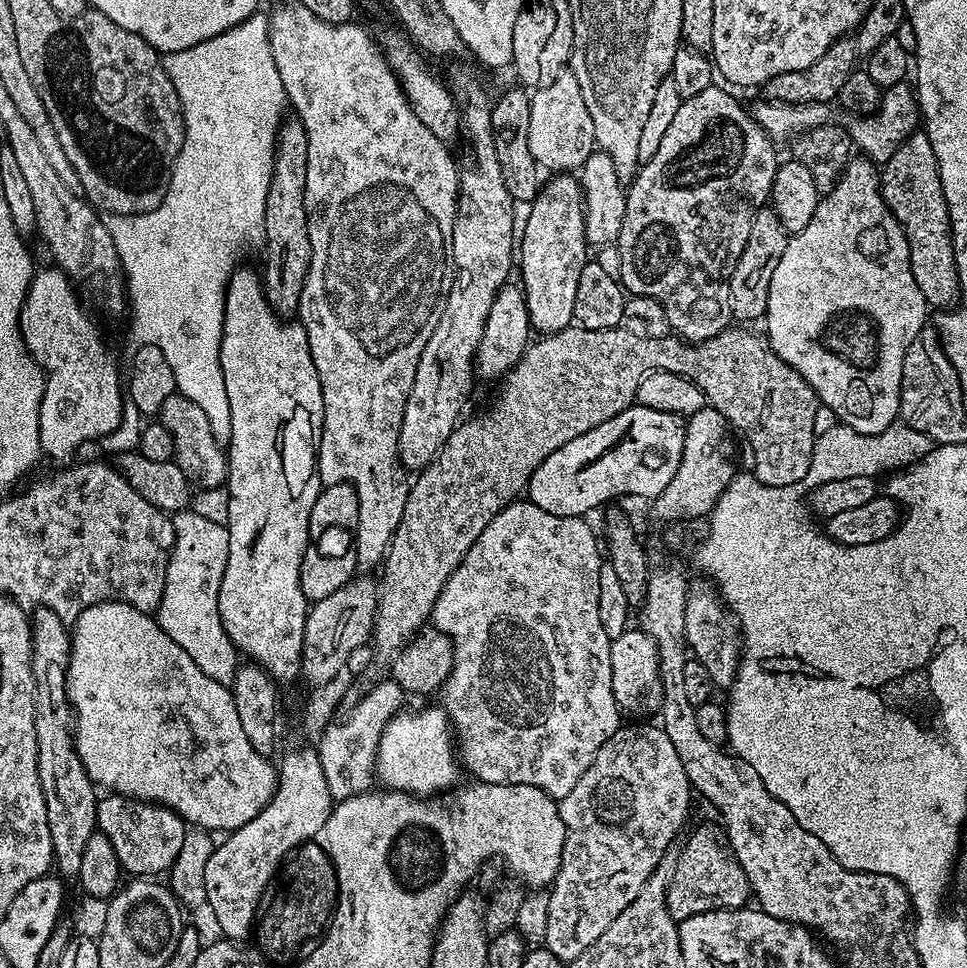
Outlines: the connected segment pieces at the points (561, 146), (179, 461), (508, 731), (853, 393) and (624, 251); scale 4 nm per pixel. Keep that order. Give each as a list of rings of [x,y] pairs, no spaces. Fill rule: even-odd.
[[[570,70],[561,72],[550,86],[542,86],[531,93],[532,105],[530,106],[530,154],[534,154],[537,165],[552,174],[575,173],[590,158],[592,152],[597,151],[594,138],[594,122],[590,119],[590,110],[586,110],[586,101],[582,99],[582,86],[578,86],[578,78]]]
[[[173,394],[162,402],[158,413],[158,423],[170,430],[170,438],[174,438],[174,459],[177,466],[186,474],[186,478],[197,489],[219,488],[228,478],[228,457],[222,444],[216,440],[210,430],[209,419],[190,398]]]
[[[517,498],[508,504],[498,514],[494,514],[494,518],[490,518],[490,522],[486,526],[486,530],[482,530],[482,534],[478,534],[478,538],[474,542],[474,546],[470,546],[470,550],[466,550],[466,558],[462,558],[462,562],[450,574],[450,578],[446,582],[446,586],[442,586],[442,592],[438,594],[438,600],[434,602],[434,610],[432,611],[431,627],[438,629],[442,634],[446,634],[452,643],[454,650],[454,662],[443,687],[438,693],[439,703],[442,705],[444,712],[448,716],[448,723],[454,729],[454,744],[458,749],[458,760],[464,768],[469,772],[469,777],[475,778],[481,784],[521,784],[522,786],[534,786],[538,790],[542,790],[546,794],[550,794],[552,799],[559,802],[566,798],[566,794],[570,794],[570,790],[574,790],[574,786],[578,786],[578,778],[582,778],[582,774],[586,774],[586,770],[590,766],[590,762],[594,762],[594,754],[598,754],[600,747],[606,743],[614,733],[622,727],[622,711],[616,704],[614,698],[614,689],[611,686],[611,638],[606,634],[606,630],[602,630],[602,618],[598,618],[598,574],[600,573],[600,565],[602,563],[602,544],[592,533],[592,528],[588,525],[589,521],[582,516],[555,516],[546,510],[542,510],[542,506],[534,506],[532,501],[527,498]]]
[[[867,158],[849,159],[844,167],[840,181],[830,191],[821,195],[818,206],[814,210],[814,218],[810,218],[806,230],[789,235],[786,250],[782,250],[782,258],[778,258],[778,266],[774,270],[774,278],[770,278],[770,298],[768,299],[768,332],[766,339],[772,348],[787,364],[816,392],[816,399],[837,416],[837,421],[846,427],[852,427],[860,434],[876,436],[898,420],[900,415],[900,387],[902,386],[902,366],[906,362],[906,354],[910,350],[910,342],[918,338],[918,334],[926,326],[930,309],[926,298],[922,298],[922,290],[918,290],[918,282],[914,282],[914,270],[910,270],[910,250],[906,242],[906,234],[894,214],[884,204],[880,193],[880,177],[878,168]]]
[[[713,86],[702,90],[702,94],[694,94],[694,98],[681,100],[678,111],[674,113],[674,119],[662,137],[658,146],[658,154],[654,158],[641,163],[636,176],[627,185],[626,191],[626,218],[622,218],[622,234],[618,241],[620,257],[622,258],[622,274],[620,283],[625,293],[633,296],[645,296],[654,298],[666,310],[669,329],[685,342],[699,342],[709,340],[717,336],[733,323],[732,311],[730,310],[730,278],[734,274],[734,266],[738,266],[738,258],[742,258],[742,250],[746,250],[746,238],[750,238],[750,226],[754,222],[754,214],[769,203],[772,194],[774,174],[778,167],[776,160],[777,145],[758,126],[758,122],[752,117],[747,107],[743,108],[730,93],[727,87]]]

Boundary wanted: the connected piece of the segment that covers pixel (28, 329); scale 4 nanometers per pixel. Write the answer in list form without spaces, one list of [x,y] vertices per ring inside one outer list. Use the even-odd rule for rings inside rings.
[[[55,266],[44,268],[33,275],[26,298],[22,302],[22,310],[20,311],[20,337],[24,339],[24,345],[30,355],[36,360],[36,365],[44,371],[44,393],[42,394],[42,402],[40,403],[40,417],[38,418],[38,430],[40,431],[40,451],[45,457],[53,456],[56,460],[64,460],[67,456],[72,456],[79,450],[83,444],[88,444],[91,440],[96,440],[99,436],[108,436],[120,424],[120,419],[124,416],[124,404],[126,408],[126,392],[122,387],[122,368],[116,365],[116,356],[108,349],[108,344],[104,341],[104,336],[100,333],[100,328],[94,321],[88,317],[86,309],[80,305],[80,300],[76,297],[77,289],[74,287],[73,281]]]

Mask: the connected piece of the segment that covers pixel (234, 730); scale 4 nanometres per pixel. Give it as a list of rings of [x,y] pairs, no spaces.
[[[107,600],[82,610],[76,623],[71,625],[70,639],[72,653],[68,663],[68,703],[74,713],[76,753],[78,758],[82,758],[82,766],[93,784],[112,794],[133,796],[135,800],[149,800],[151,804],[160,804],[177,812],[189,825],[212,834],[235,832],[236,829],[246,826],[246,822],[250,822],[270,803],[276,792],[277,769],[271,764],[273,761],[269,757],[258,754],[258,750],[250,746],[250,738],[246,738],[242,731],[238,710],[234,710],[234,698],[230,688],[210,678],[169,634],[163,632],[155,615],[123,604],[121,600]]]

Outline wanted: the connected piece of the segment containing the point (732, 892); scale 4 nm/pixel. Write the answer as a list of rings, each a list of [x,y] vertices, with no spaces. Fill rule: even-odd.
[[[719,823],[700,824],[690,832],[684,849],[676,852],[674,876],[668,887],[668,909],[672,917],[679,922],[710,910],[745,907],[750,900],[748,879],[744,867],[728,847],[723,827]]]

